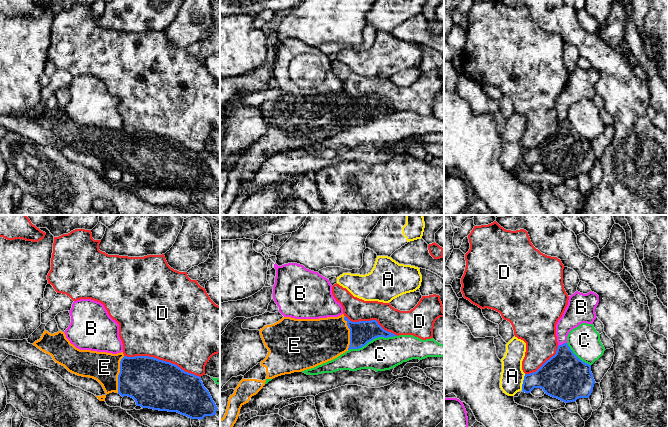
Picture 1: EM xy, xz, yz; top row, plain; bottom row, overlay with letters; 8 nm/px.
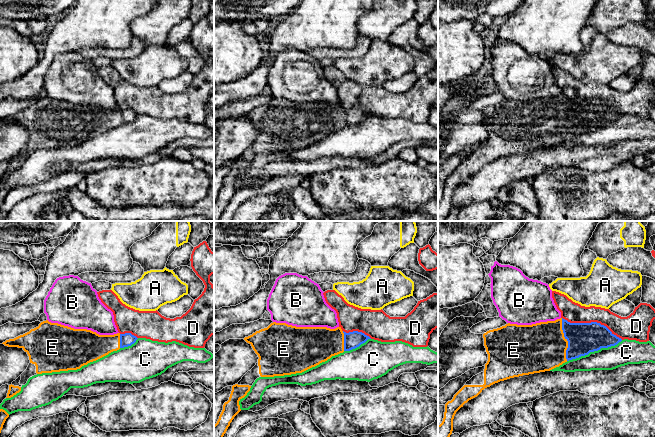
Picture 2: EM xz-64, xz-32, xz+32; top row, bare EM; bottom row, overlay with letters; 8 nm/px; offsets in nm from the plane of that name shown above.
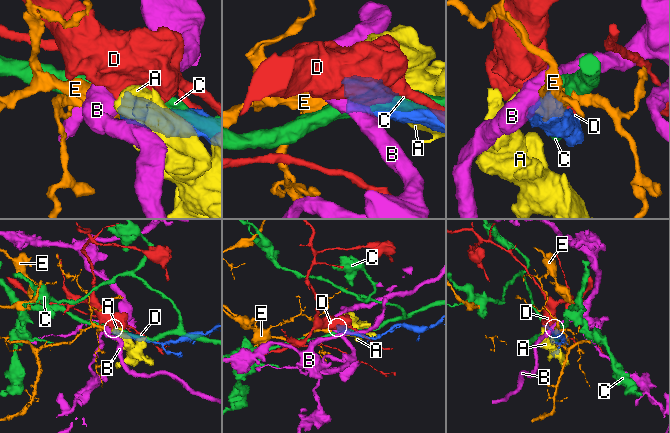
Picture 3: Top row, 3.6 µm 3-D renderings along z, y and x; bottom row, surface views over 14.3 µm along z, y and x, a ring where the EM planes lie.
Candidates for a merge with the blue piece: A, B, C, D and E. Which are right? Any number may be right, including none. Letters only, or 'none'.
E

